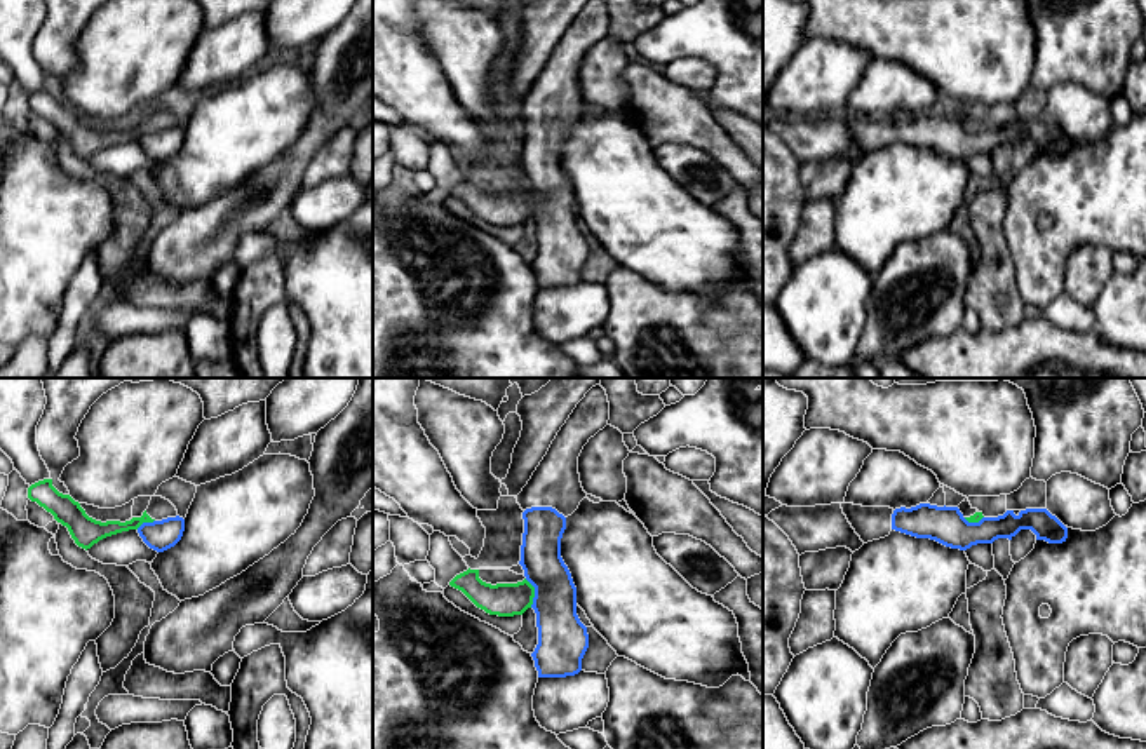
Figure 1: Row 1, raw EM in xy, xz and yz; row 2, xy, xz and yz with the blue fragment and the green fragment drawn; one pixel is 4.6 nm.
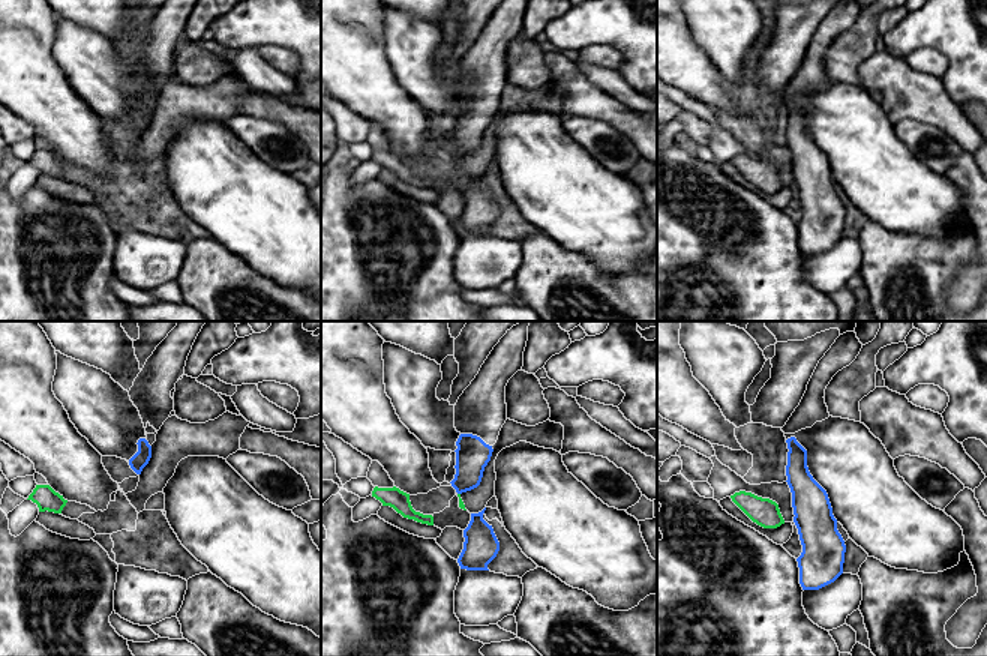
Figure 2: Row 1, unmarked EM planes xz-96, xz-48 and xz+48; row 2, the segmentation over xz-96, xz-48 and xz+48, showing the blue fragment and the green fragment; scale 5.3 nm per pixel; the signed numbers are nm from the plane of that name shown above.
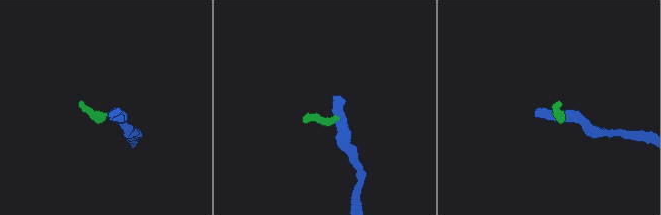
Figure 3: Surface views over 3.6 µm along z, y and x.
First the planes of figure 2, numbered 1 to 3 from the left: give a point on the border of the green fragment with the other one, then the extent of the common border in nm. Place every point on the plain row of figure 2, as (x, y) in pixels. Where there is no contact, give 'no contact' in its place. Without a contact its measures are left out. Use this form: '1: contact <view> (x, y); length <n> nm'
1: no contact
2: no contact
3: no contact

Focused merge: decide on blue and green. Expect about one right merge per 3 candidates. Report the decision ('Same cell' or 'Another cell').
Another cell

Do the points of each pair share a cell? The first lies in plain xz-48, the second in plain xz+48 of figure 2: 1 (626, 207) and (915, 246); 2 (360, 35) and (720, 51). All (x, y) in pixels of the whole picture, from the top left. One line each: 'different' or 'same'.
1: different
2: different

